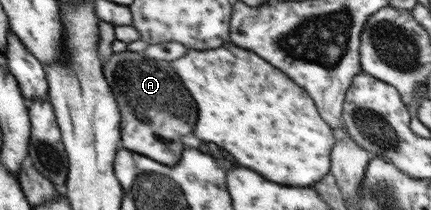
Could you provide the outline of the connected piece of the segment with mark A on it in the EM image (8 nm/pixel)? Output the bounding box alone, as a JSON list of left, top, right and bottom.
[103,50,198,167]

